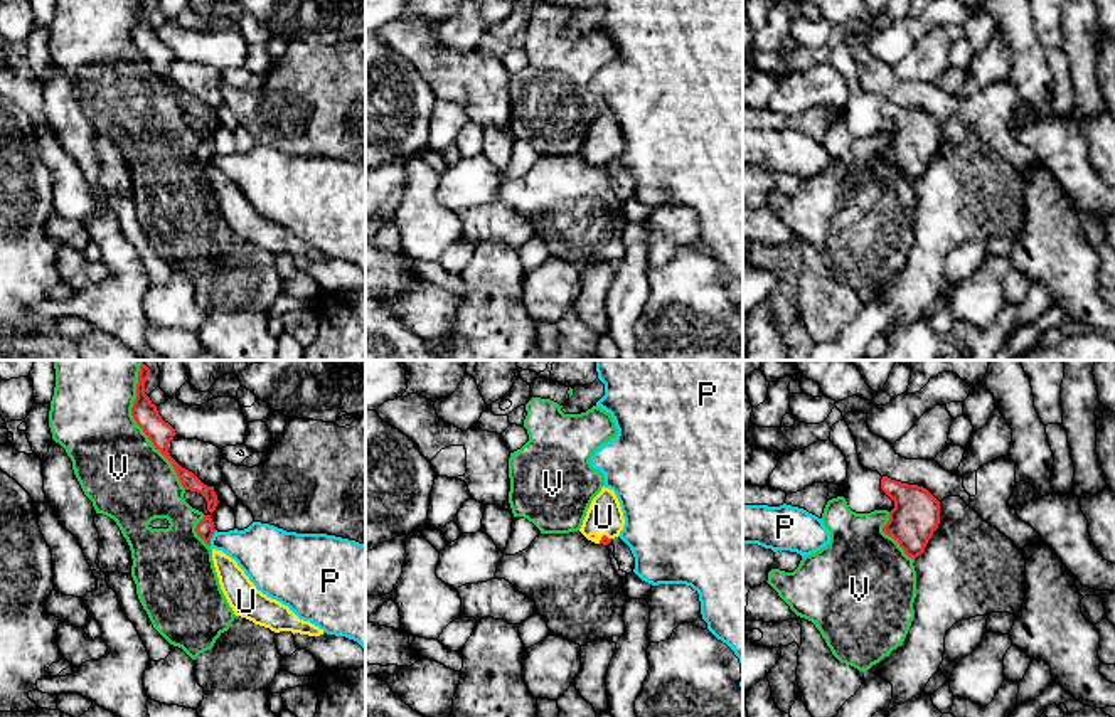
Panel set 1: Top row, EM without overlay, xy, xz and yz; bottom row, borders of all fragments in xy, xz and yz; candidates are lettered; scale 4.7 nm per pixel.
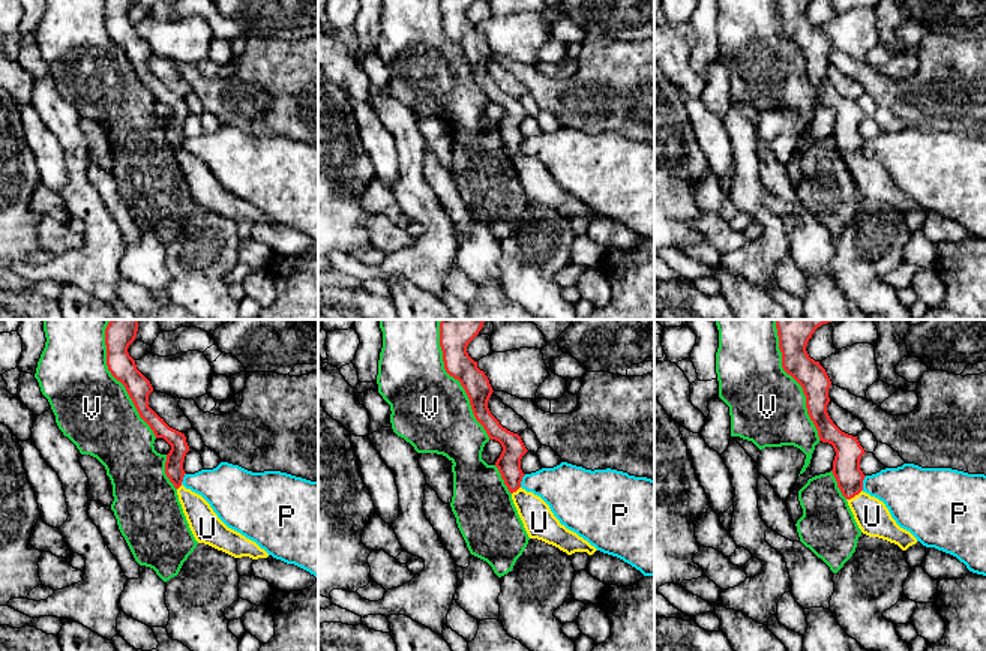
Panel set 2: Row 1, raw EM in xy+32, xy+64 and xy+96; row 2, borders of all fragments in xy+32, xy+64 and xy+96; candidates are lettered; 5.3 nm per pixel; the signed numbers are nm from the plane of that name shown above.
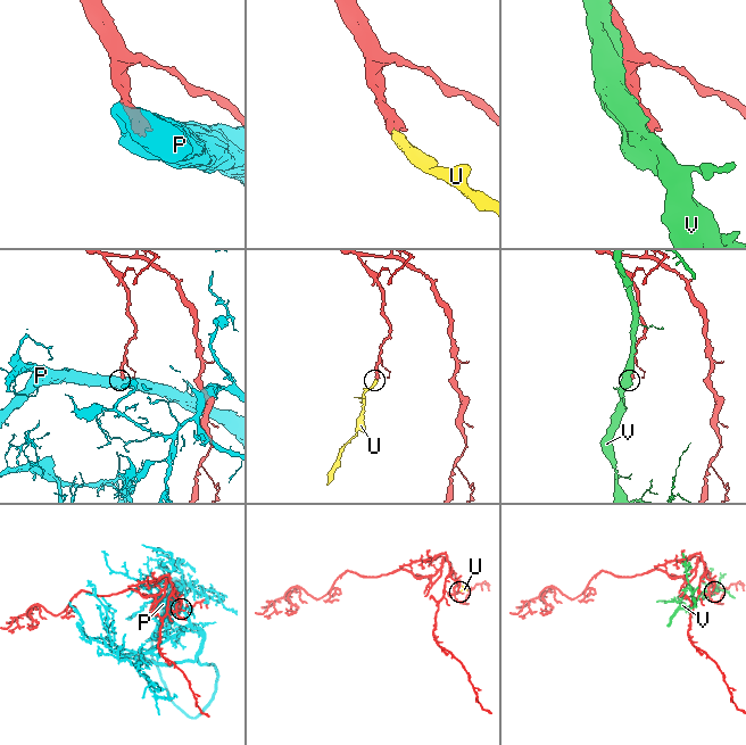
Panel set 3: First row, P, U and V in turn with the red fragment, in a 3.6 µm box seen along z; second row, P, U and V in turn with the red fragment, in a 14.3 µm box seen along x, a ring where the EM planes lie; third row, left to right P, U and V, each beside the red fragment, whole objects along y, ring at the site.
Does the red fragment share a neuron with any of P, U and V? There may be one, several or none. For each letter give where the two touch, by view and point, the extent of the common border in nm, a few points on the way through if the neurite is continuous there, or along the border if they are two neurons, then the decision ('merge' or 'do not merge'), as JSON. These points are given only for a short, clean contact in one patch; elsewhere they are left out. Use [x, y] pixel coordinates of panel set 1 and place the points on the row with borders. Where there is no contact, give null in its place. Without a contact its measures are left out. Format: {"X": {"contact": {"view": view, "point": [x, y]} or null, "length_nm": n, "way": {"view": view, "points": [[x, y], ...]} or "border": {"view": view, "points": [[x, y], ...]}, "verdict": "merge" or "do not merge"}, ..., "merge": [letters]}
{"P": {"contact": {"view": "xy", "point": [211, 537]}, "length_nm": 80, "border": {"view": "xy", "points": [[216, 531], [209, 544]]}, "verdict": "do not merge"}, "U": {"contact": {"view": "xz", "point": [603, 536]}, "length_nm": 70, "way": {"view": "xz", "points": [[605, 541], [603, 536], [603, 517]]}, "verdict": "merge"}, "V": {"contact": {"view": "xy", "point": [138, 424]}, "length_nm": 650, "verdict": "do not merge"}, "merge": ["U"]}

